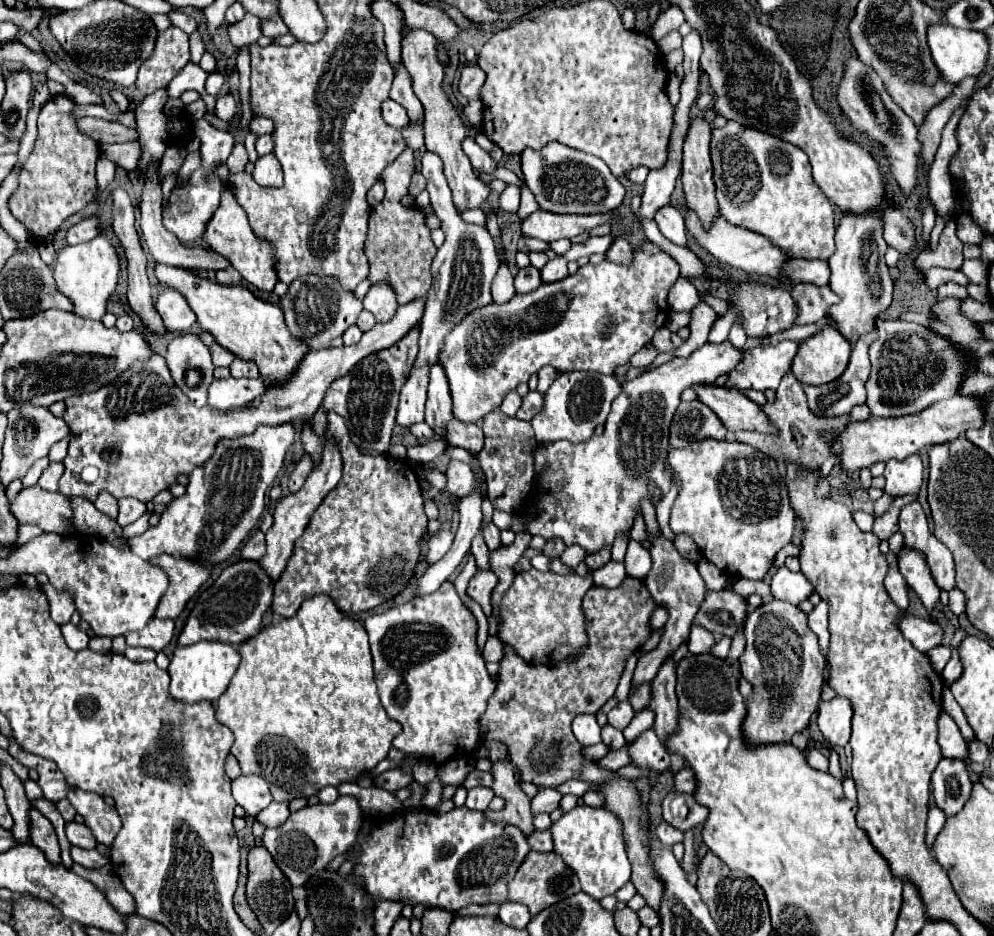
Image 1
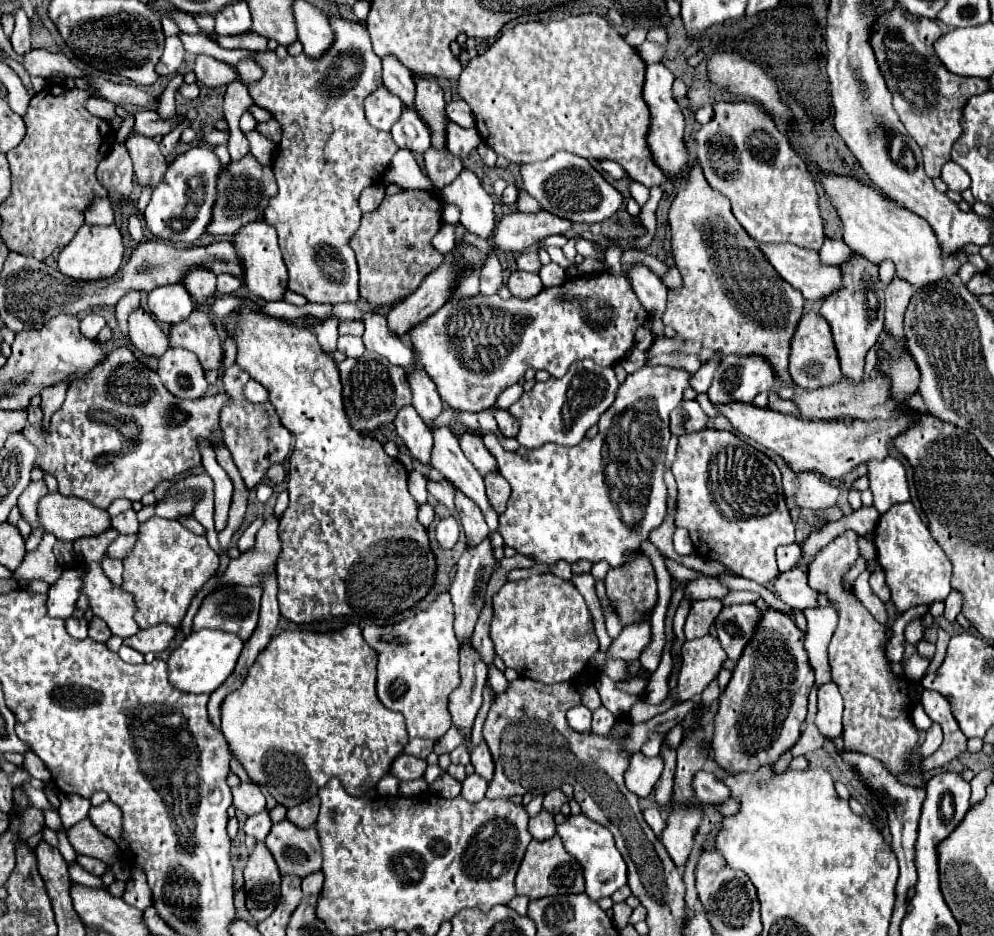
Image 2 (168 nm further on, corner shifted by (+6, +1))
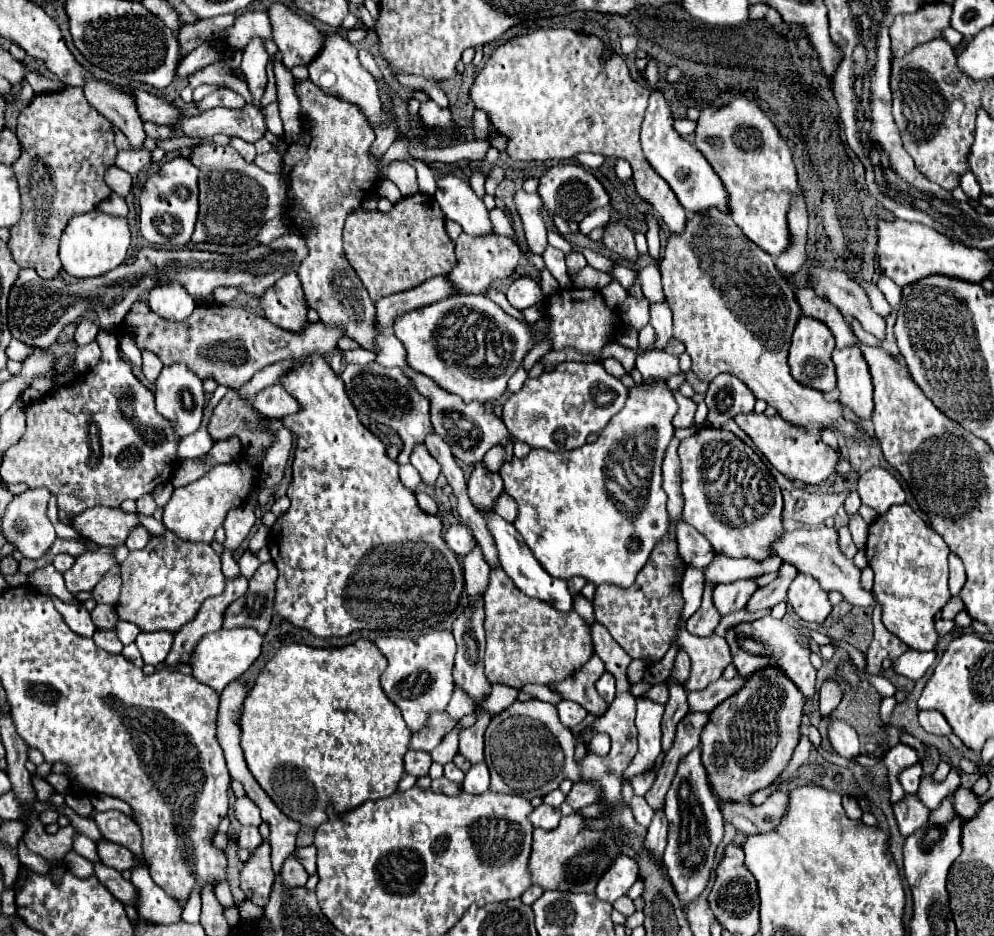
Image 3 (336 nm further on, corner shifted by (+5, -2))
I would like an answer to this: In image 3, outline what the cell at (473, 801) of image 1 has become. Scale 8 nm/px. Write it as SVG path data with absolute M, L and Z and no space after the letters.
M476 764L470 768L470 772L464 778L464 792L468 794L484 794L490 784L490 774L486 764Z

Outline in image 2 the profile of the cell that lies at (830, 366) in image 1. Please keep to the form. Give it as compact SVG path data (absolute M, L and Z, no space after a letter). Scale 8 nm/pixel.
M807 311L795 329L795 335L791 339L791 353L789 353L789 373L795 381L795 385L799 385L807 391L835 385L843 377L841 367L839 367L839 359L835 353L835 343L831 339L831 327L815 311Z

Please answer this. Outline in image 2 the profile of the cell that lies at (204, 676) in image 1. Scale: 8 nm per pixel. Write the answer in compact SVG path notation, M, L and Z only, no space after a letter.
M201 629L193 631L181 647L177 647L169 657L169 679L171 685L187 691L187 693L213 693L235 669L235 663L241 655L243 639L235 633L227 633L221 629Z

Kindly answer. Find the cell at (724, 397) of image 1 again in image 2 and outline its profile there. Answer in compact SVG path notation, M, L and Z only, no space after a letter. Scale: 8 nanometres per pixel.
M727 403L717 405L717 413L725 415L731 425L741 431L745 437L757 441L769 451L775 451L791 471L815 471L827 479L843 477L845 473L853 471L857 465L867 463L871 459L885 459L891 441L903 433L909 425L913 415L899 415L897 419L889 421L809 421L795 415L785 415L773 409L761 409L747 403Z

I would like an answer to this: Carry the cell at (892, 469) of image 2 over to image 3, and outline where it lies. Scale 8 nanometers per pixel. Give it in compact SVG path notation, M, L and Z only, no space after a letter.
M874 466L860 476L858 494L862 504L872 506L878 514L886 514L890 506L906 502L900 482L882 466Z

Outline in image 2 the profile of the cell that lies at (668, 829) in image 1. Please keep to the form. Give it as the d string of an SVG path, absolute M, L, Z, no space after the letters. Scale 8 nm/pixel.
M649 807L649 809L643 811L643 817L645 817L647 825L653 829L653 833L655 833L655 835L661 835L661 831L665 829L665 819L661 817L659 809L657 809L657 807Z

